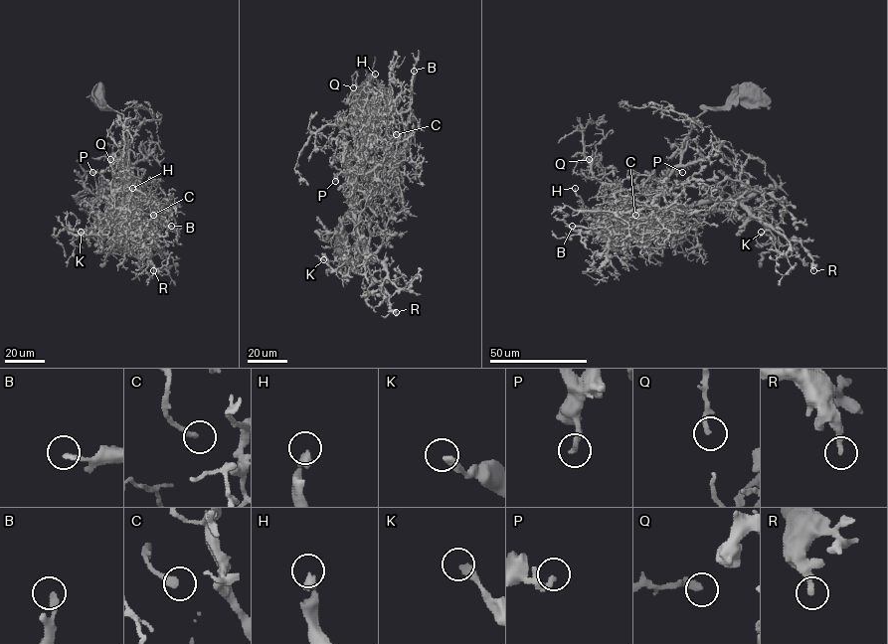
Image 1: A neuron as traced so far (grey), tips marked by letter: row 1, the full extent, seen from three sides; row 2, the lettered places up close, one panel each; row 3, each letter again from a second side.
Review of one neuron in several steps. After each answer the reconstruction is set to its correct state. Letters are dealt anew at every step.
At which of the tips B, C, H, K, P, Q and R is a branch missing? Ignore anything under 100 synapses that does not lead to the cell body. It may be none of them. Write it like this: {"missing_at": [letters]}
{"missing_at": []}

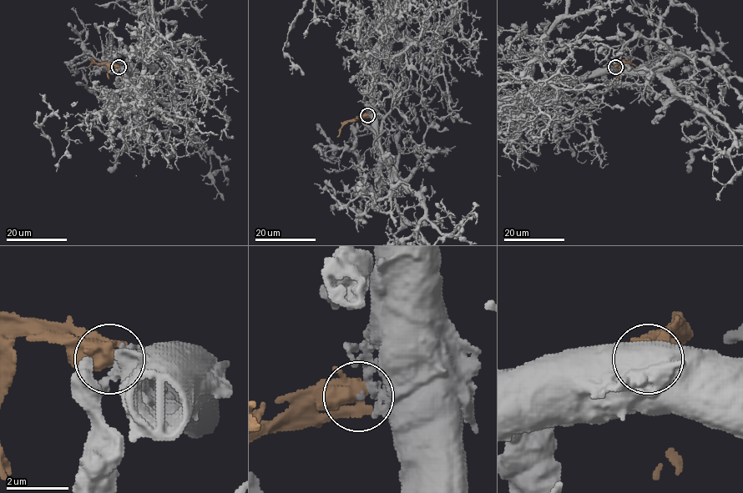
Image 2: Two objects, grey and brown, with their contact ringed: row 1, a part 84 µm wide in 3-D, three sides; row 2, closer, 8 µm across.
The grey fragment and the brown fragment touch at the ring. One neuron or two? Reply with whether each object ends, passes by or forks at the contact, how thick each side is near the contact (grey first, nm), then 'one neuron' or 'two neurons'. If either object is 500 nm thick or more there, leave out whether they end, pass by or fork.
grey ends; brown passes by; calibres 220 and 480 nm; two neurons

